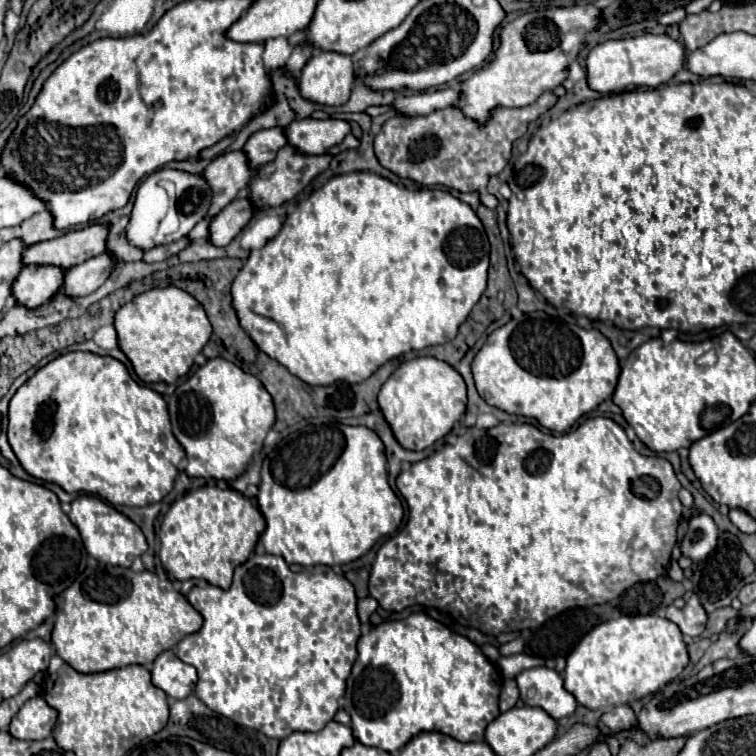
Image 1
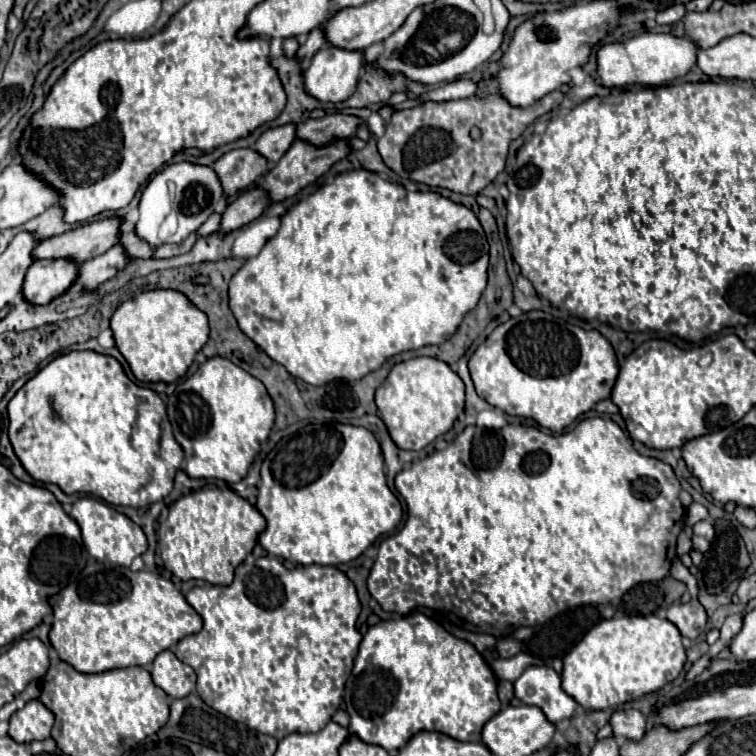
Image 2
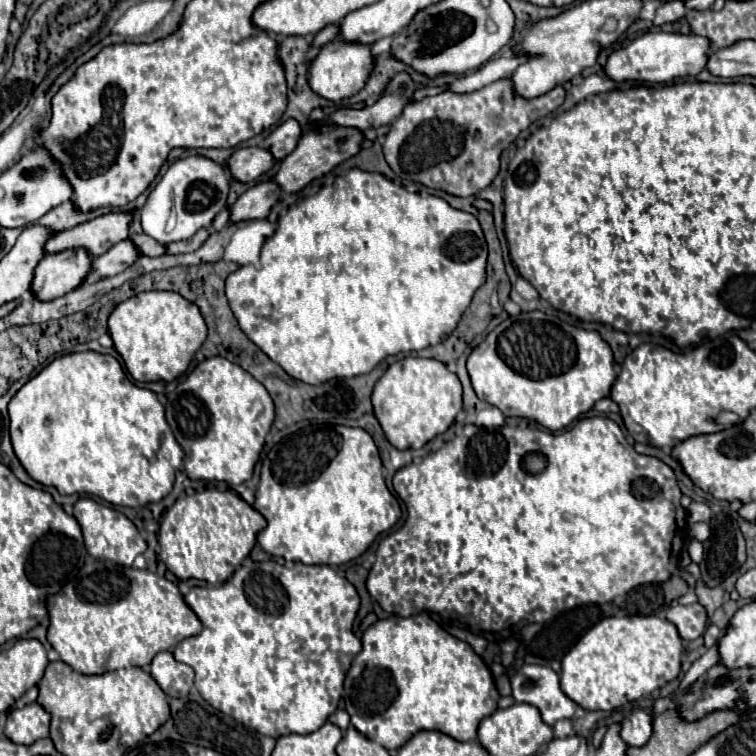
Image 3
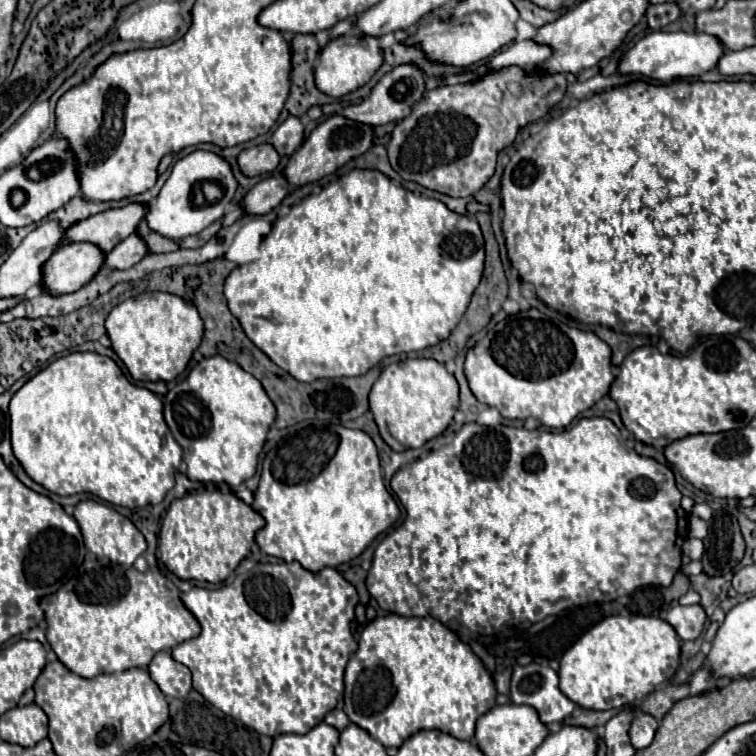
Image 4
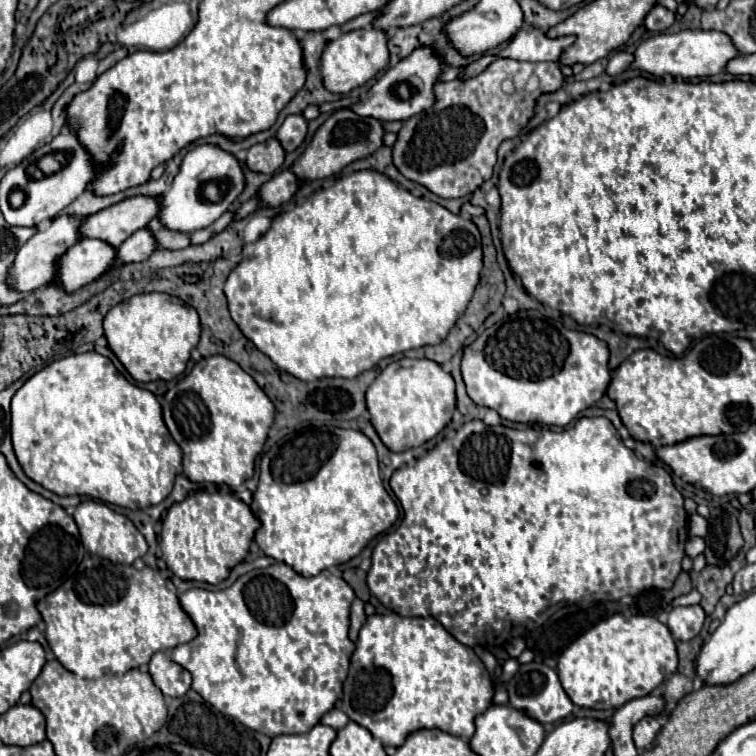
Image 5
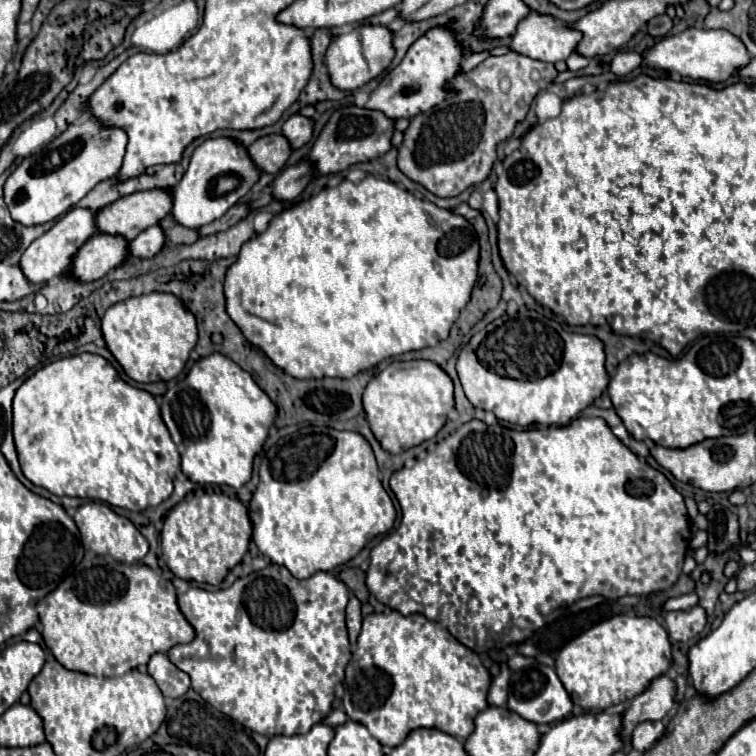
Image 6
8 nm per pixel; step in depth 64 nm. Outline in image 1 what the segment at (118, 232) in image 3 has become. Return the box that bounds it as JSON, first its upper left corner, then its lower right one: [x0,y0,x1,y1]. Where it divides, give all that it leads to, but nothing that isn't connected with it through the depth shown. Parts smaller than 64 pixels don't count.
[22,224,108,270]

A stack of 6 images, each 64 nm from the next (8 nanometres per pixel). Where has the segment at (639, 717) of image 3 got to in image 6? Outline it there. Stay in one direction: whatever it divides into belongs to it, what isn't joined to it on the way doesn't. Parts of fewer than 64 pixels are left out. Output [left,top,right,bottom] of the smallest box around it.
[632,720,664,752]

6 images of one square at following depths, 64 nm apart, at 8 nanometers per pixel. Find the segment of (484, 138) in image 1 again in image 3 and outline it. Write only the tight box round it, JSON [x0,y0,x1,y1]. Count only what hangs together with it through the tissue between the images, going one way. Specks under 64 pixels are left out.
[382,78,564,196]

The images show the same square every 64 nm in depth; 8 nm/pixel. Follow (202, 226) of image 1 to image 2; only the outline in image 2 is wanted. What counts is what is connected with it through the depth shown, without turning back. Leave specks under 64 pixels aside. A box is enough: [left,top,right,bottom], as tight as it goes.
[196,214,220,236]

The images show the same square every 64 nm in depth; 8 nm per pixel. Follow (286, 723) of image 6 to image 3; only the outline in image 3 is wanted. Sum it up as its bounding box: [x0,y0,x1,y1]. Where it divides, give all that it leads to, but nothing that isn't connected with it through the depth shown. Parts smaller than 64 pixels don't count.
[174,560,362,738]

